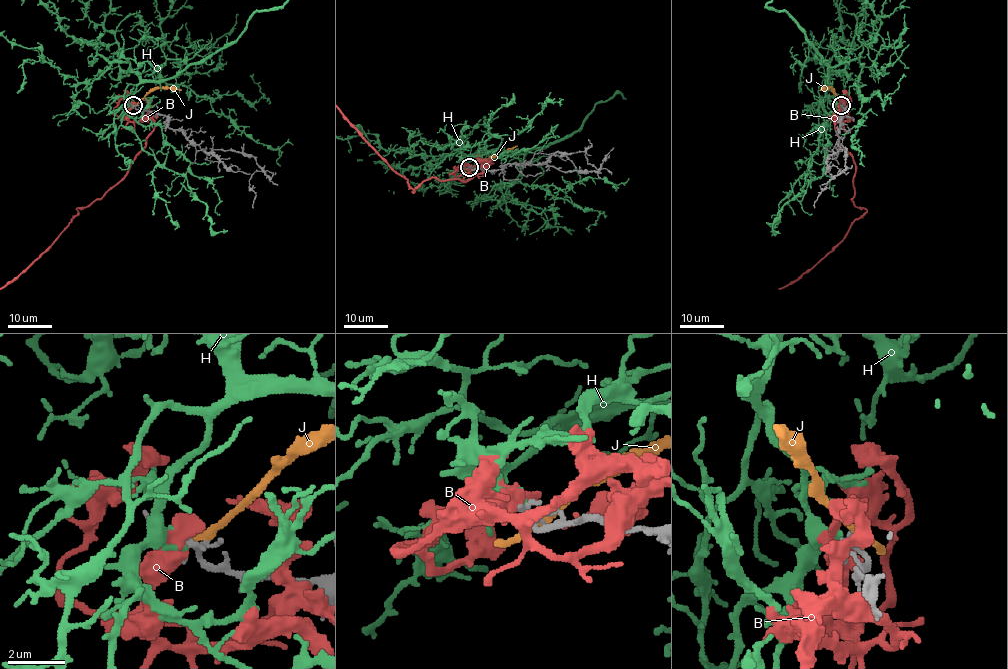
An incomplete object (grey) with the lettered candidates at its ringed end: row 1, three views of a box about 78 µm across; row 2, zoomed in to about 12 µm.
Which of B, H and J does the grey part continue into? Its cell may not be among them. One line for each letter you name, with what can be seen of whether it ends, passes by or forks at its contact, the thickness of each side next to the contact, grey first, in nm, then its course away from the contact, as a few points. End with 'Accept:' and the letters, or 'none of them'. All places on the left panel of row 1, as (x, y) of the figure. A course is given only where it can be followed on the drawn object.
H: It passes by. Thickness 180 nm (grey) against 260 nm
Accept: H

